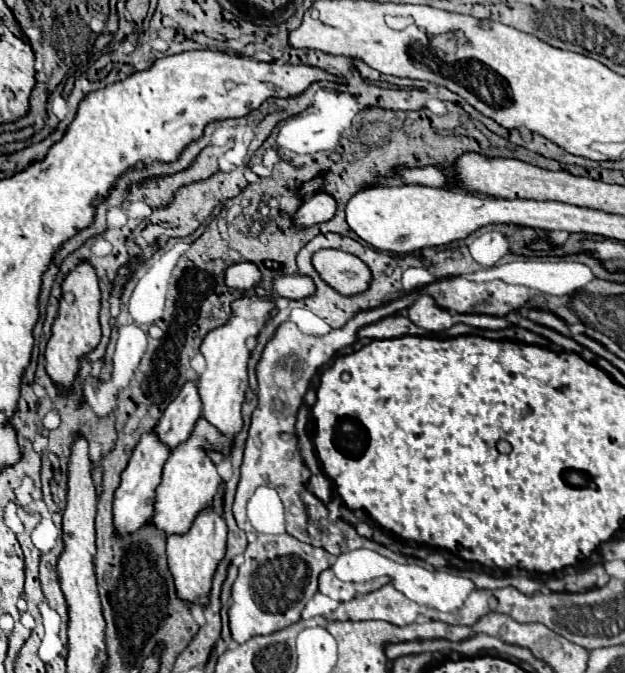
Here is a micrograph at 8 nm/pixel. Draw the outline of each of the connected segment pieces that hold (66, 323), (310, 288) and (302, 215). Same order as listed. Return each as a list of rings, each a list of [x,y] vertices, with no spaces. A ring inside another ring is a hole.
[[[81,260],[71,272],[67,272],[61,284],[59,310],[51,326],[51,338],[45,348],[45,368],[57,386],[67,388],[77,374],[79,358],[99,344],[99,338],[101,338],[99,300],[101,300],[101,292],[97,286],[95,268],[91,268],[87,260]]]
[[[279,276],[273,282],[273,296],[275,298],[289,298],[289,300],[301,300],[305,296],[311,296],[315,292],[315,286],[309,276]]]
[[[317,192],[311,198],[303,200],[303,204],[291,216],[291,224],[295,224],[295,228],[309,228],[321,222],[329,222],[335,216],[335,212],[335,198],[327,196],[327,192]]]

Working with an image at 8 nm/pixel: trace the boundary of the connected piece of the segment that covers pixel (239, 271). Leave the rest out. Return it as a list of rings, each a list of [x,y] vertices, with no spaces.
[[[239,262],[239,264],[233,264],[227,268],[225,272],[225,284],[229,288],[235,288],[235,290],[251,290],[251,288],[257,288],[261,282],[261,272],[259,272],[259,266],[257,264],[251,264],[251,262]]]

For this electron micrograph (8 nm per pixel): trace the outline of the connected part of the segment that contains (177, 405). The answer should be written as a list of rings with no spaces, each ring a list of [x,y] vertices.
[[[187,382],[179,396],[167,406],[159,424],[155,426],[155,434],[167,448],[175,450],[187,436],[191,436],[191,428],[195,428],[195,420],[201,416],[201,400],[197,394],[197,384]]]

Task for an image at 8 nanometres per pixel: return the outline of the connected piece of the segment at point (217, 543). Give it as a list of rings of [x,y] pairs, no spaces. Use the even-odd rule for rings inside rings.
[[[211,508],[203,510],[195,518],[187,534],[181,536],[173,534],[167,538],[167,564],[175,580],[175,592],[179,592],[179,600],[183,600],[187,606],[203,608],[203,600],[207,600],[207,592],[211,592],[211,576],[215,574],[215,568],[225,556],[227,548],[225,538],[227,538],[225,520]]]

